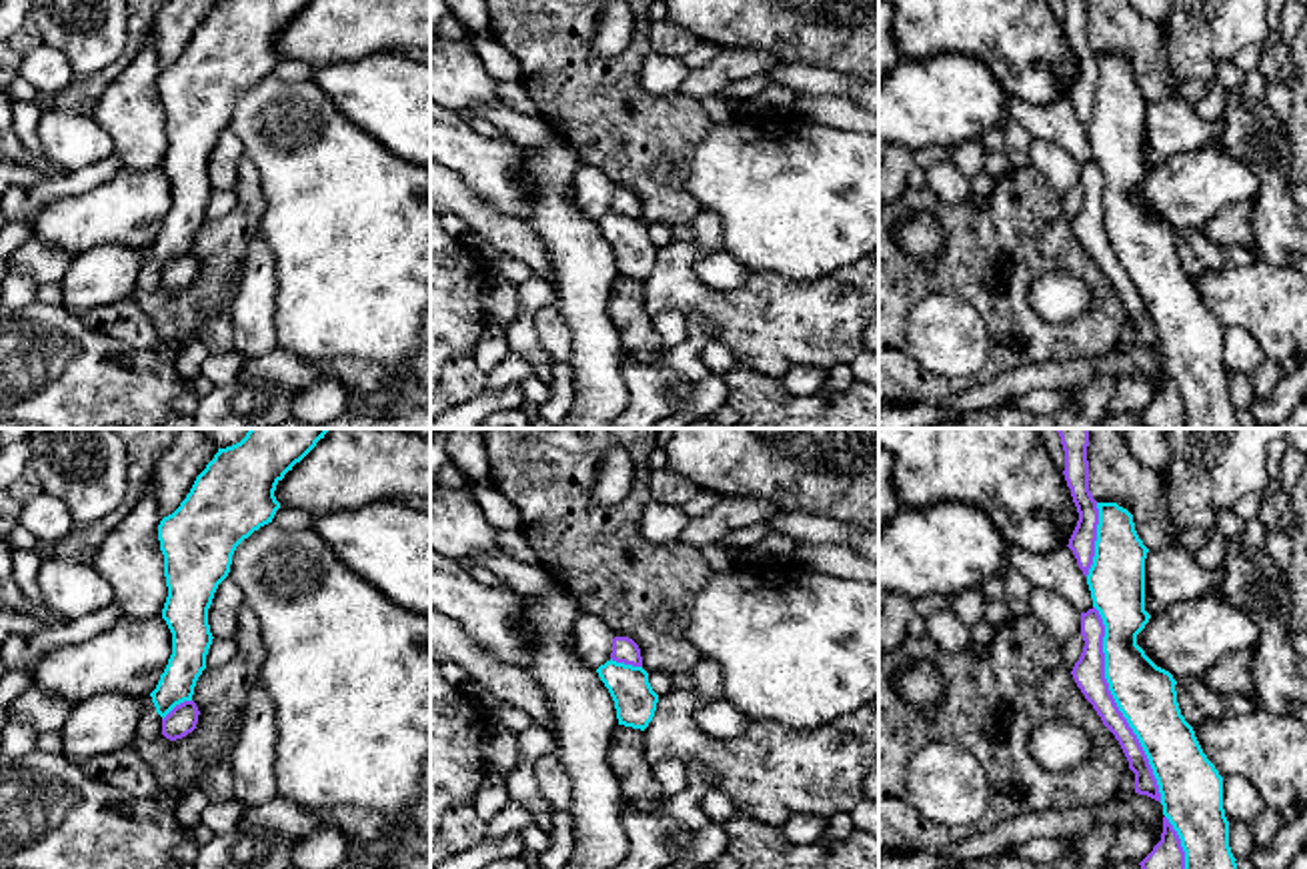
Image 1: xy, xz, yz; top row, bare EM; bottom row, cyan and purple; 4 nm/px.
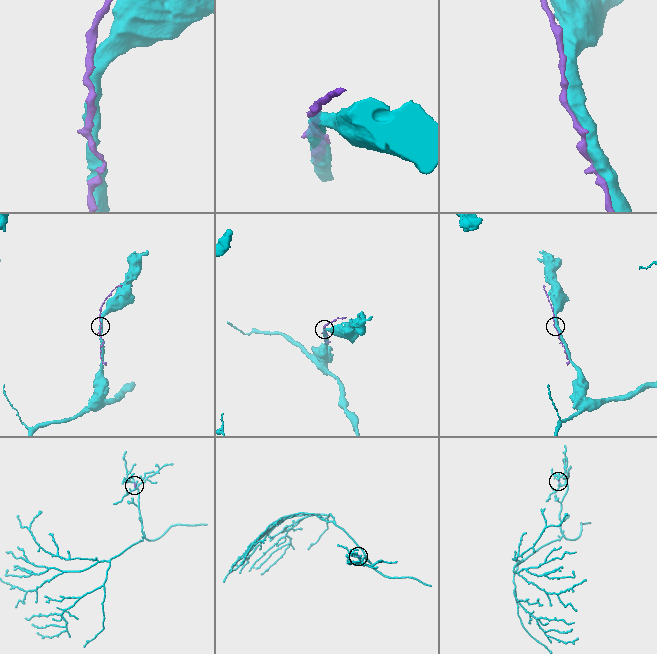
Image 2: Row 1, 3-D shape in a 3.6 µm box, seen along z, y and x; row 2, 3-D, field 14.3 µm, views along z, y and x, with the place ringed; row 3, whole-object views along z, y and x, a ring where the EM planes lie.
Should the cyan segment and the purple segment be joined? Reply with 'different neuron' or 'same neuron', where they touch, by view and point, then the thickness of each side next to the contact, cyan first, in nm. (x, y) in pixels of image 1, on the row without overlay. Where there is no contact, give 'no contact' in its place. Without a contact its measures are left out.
different neuron; meets cyan in yz at (1115, 253); 240 nm thick on the cyan side, 130 nm on the other

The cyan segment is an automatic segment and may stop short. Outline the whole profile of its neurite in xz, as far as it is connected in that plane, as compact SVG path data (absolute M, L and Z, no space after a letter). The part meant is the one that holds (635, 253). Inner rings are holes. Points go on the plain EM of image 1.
M612 210L600 216L596 224L614 252L618 276L644 282L659 254L659 246L648 234L648 224L642 218Z

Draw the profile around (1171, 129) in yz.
M1183 100L1149 102L1145 110L1145 162L1153 168L1159 162L1215 144L1221 122L1205 122L1195 106Z

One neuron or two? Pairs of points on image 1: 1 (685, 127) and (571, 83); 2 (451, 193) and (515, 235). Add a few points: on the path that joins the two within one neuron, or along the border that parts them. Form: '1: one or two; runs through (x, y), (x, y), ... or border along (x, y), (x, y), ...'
1: one; runs through (657, 125), (615, 125), (599, 111)
2: one; runs through (467, 205), (499, 229)

